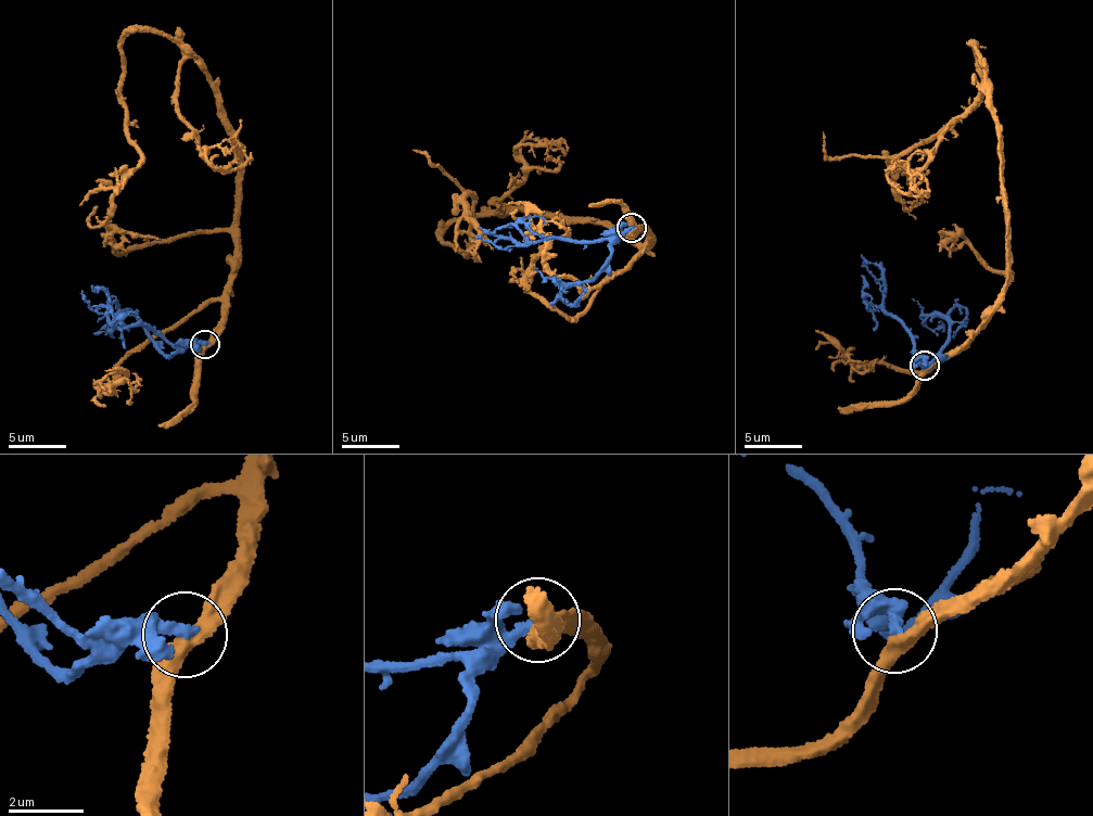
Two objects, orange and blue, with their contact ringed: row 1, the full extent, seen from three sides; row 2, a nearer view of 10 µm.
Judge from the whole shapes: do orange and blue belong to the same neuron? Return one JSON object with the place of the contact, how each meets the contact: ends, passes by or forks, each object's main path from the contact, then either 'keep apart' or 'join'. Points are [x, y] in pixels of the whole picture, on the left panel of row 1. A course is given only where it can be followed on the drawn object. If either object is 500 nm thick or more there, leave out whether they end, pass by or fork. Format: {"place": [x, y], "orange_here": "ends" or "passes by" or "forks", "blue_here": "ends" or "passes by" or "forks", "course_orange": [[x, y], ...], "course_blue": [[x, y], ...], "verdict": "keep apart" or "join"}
{"place": [205, 344], "orange_here": "passes by", "blue_here": "ends", "course_orange": [[204, 345], [230, 270], [238, 136], [217, 83], [172, 38], [122, 40], [141, 151], [96, 227], [96, 205]], "course_blue": [[204, 345], [167, 343], [142, 324], [117, 329], [107, 318], [107, 296], [90, 287]], "verdict": "keep apart"}

